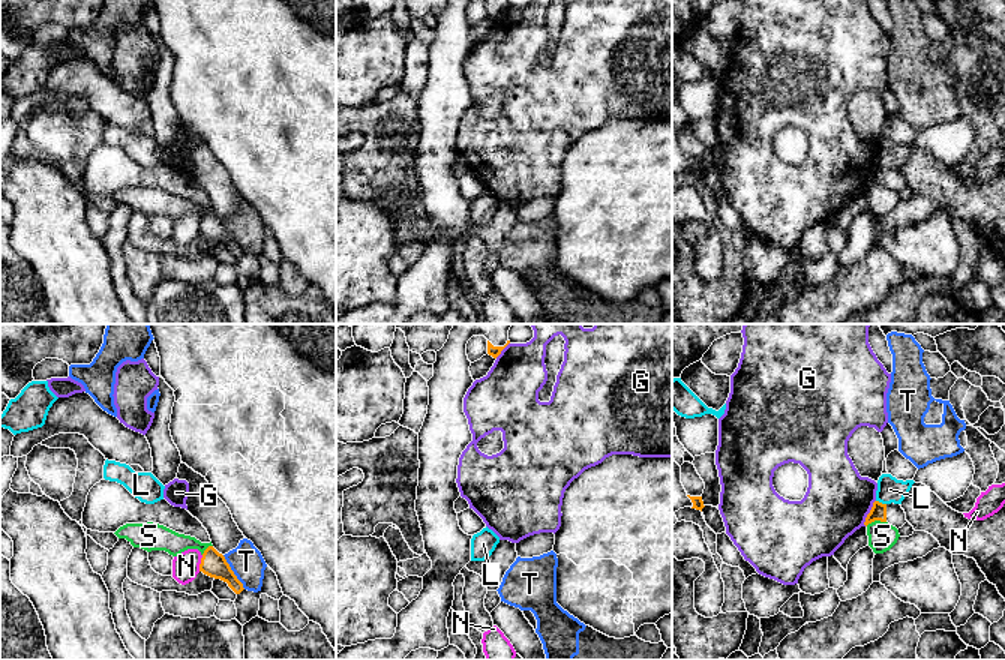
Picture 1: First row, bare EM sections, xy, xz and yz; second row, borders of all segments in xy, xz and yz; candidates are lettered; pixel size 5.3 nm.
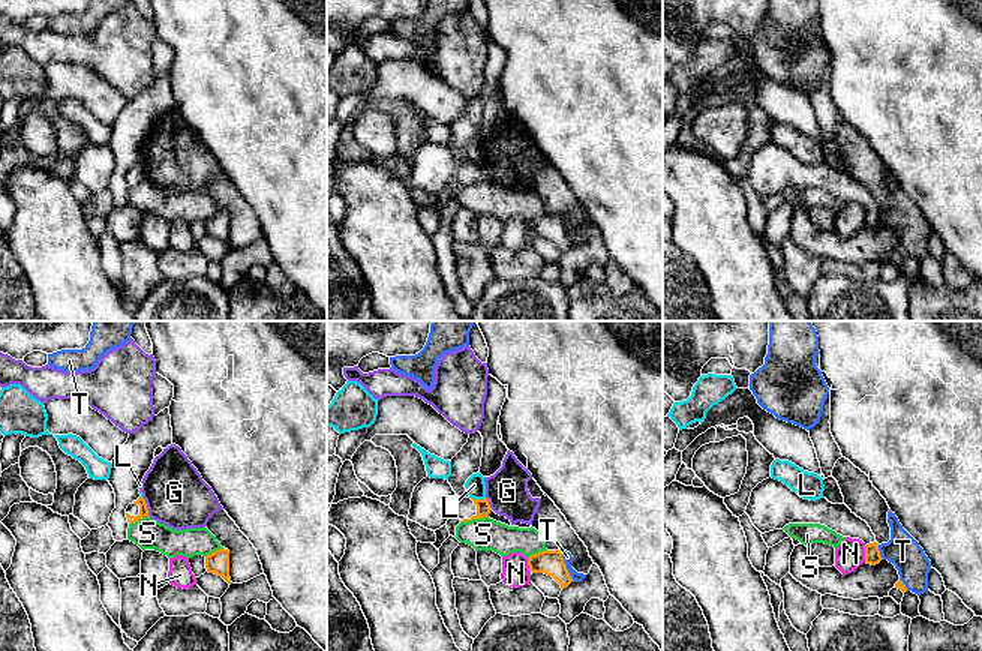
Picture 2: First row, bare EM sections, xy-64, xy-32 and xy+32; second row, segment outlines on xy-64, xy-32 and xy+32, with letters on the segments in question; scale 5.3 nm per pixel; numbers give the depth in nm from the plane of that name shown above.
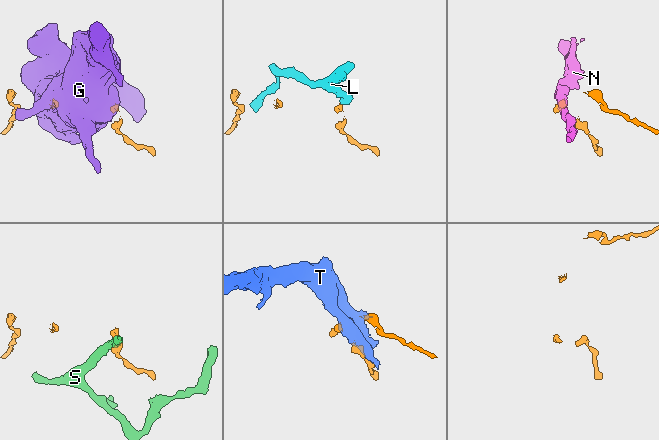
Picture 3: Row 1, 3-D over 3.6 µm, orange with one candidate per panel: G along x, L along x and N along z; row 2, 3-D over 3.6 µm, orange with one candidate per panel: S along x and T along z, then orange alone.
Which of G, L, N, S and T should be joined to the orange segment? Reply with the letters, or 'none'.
none

